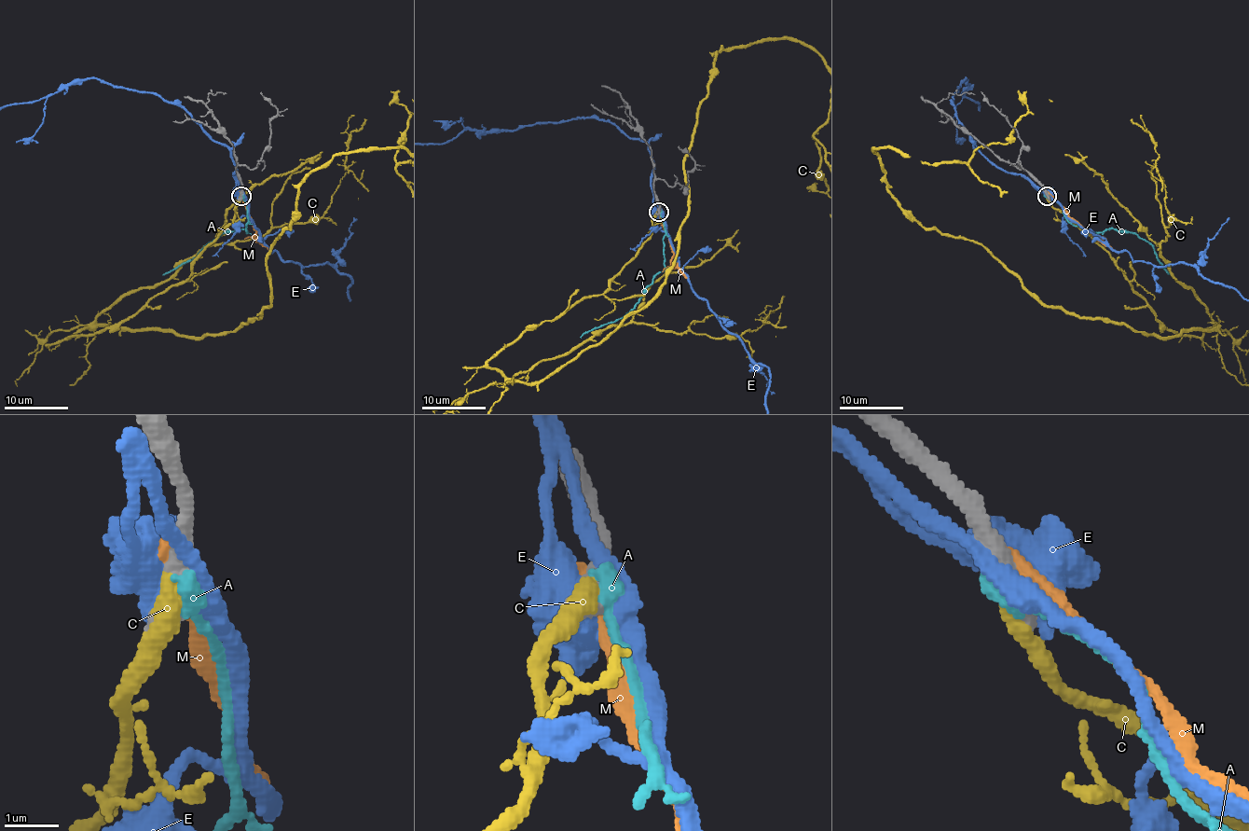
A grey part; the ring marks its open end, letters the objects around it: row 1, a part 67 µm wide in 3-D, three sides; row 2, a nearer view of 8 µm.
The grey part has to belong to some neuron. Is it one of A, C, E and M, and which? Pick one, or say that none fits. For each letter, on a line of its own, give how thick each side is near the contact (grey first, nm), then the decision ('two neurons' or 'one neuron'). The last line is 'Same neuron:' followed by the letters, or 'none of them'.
A: calibres 440 and 360 nm; two neurons
C: calibres 440 and 480 nm; one neuron
E: calibres 480 and 600 nm; two neurons
M: calibres 320 and 300 nm; two neurons
Same neuron: C

